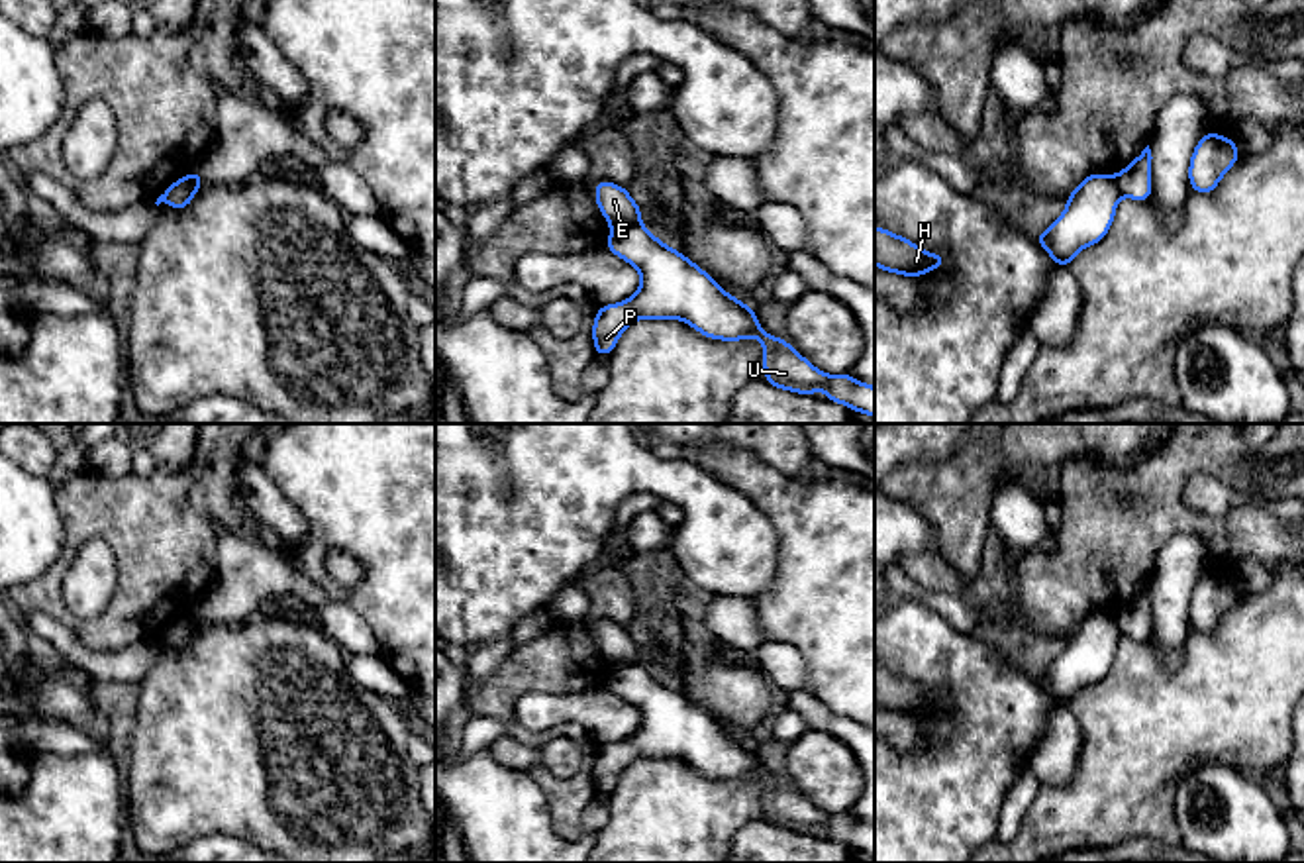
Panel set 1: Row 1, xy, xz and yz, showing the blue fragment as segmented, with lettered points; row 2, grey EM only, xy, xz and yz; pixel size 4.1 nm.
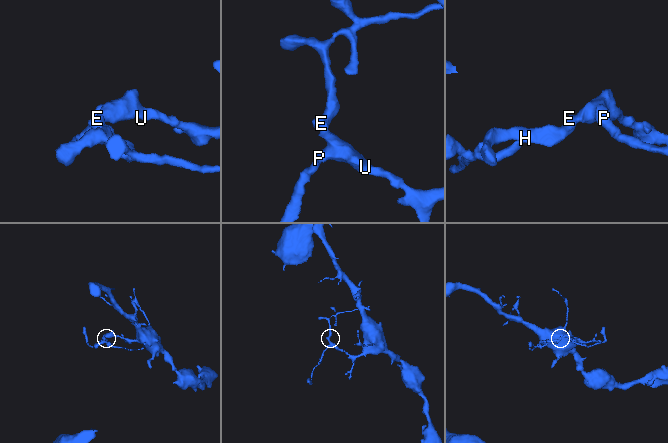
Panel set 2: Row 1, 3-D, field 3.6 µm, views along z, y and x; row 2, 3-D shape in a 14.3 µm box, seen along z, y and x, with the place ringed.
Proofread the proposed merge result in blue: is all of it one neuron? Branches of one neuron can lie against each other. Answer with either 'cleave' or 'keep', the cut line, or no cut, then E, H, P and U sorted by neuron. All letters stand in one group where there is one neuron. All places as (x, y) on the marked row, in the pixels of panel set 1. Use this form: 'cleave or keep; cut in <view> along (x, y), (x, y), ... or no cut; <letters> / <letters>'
cleave; cut in xz along (640, 220), (612, 230); E H / P U

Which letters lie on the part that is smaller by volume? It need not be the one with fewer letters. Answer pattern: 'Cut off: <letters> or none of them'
Cut off: E, H

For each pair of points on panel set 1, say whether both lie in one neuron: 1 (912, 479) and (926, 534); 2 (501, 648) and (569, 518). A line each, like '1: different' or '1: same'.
1: different
2: different

